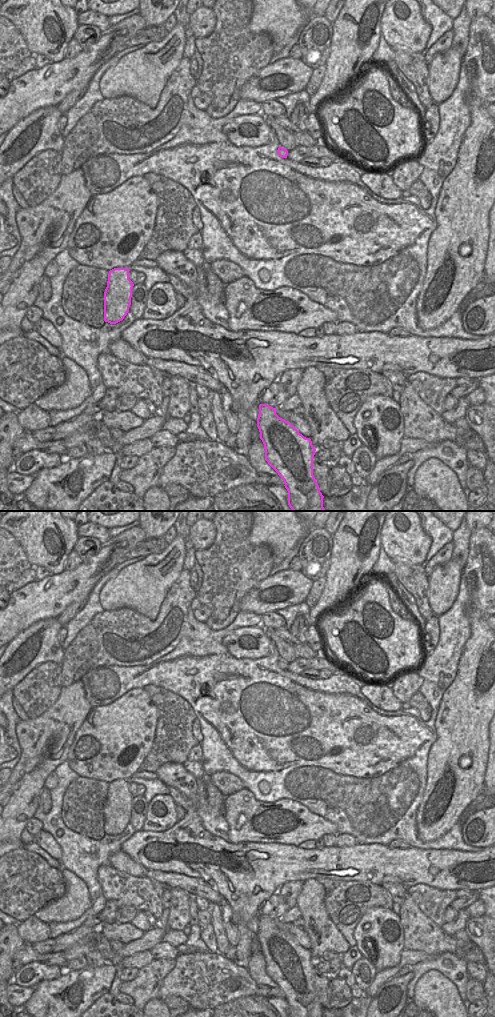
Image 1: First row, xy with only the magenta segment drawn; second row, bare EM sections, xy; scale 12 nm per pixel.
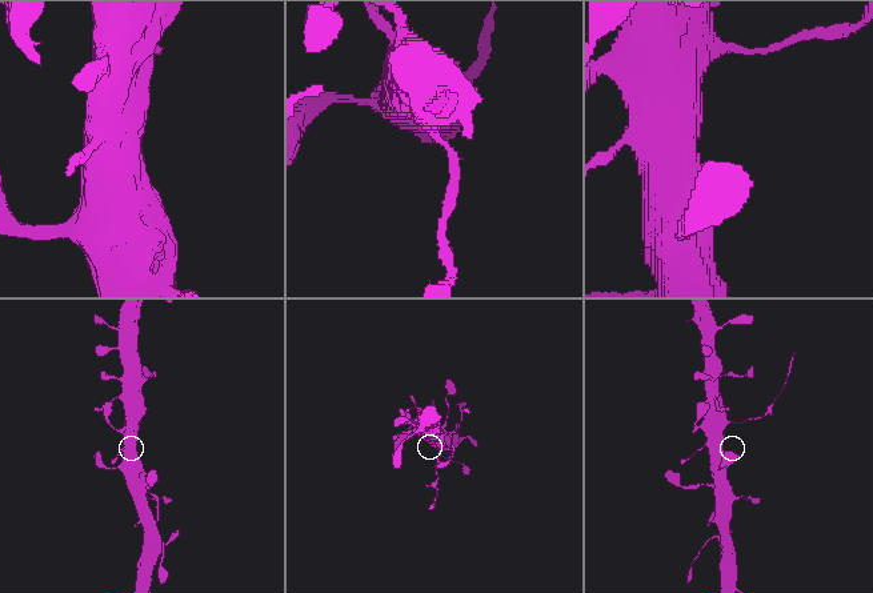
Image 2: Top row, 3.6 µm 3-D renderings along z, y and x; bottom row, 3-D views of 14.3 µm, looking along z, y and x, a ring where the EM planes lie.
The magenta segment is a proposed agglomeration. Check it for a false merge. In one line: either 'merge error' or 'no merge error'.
merge error

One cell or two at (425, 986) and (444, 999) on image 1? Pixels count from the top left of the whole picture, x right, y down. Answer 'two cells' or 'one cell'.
one cell

